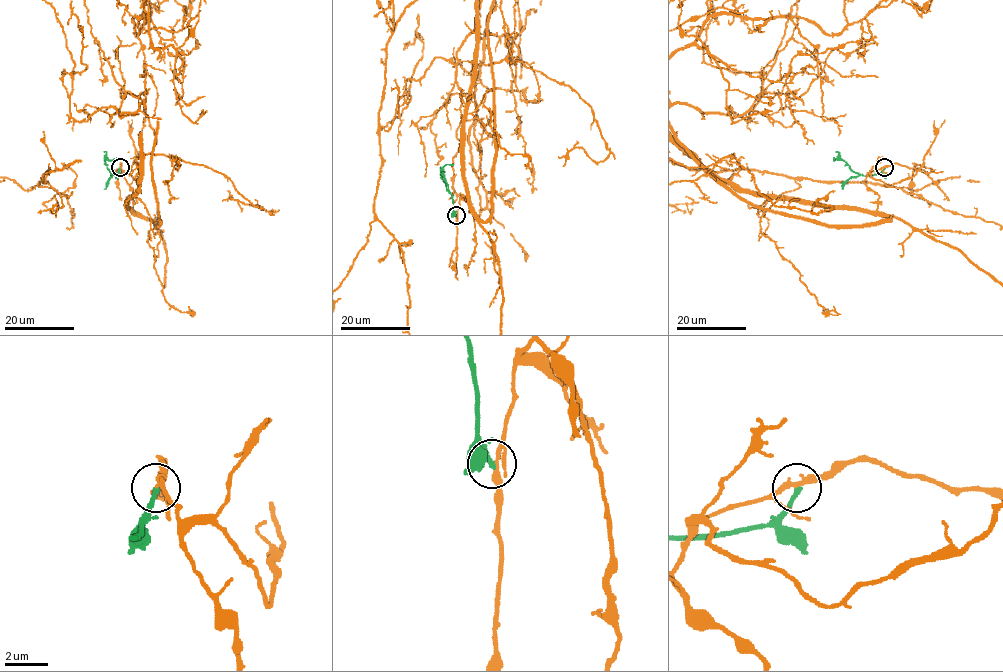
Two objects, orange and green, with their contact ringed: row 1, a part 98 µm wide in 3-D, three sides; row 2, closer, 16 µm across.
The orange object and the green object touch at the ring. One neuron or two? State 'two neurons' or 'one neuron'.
two neurons

